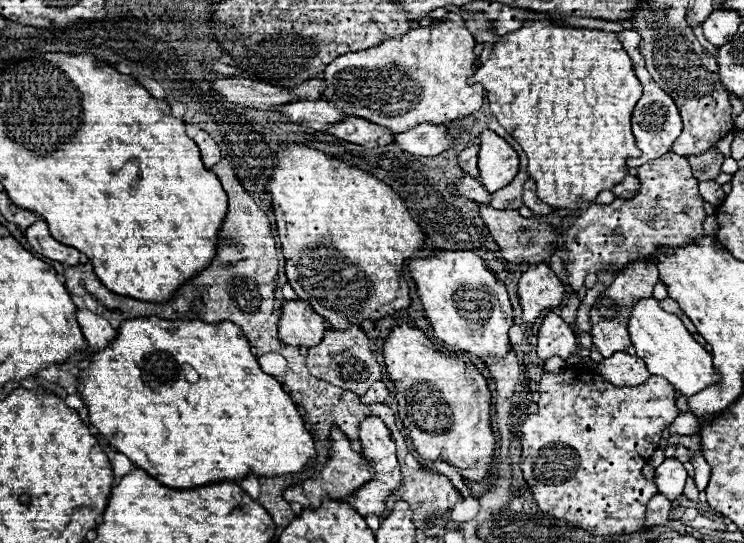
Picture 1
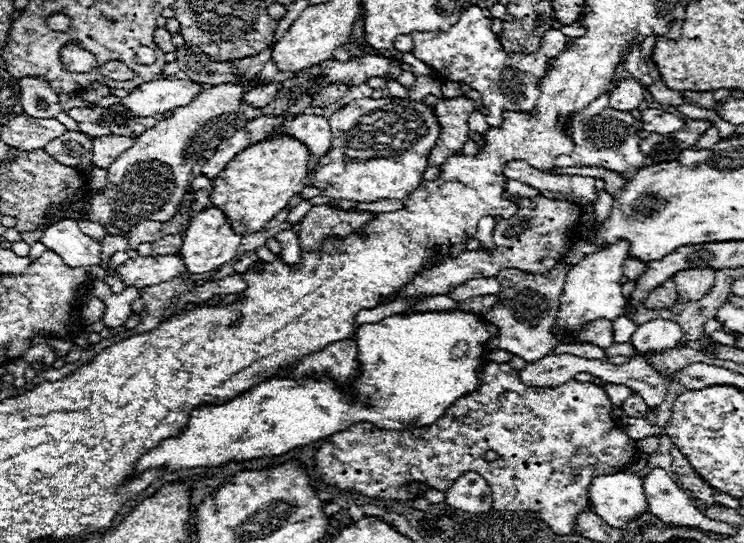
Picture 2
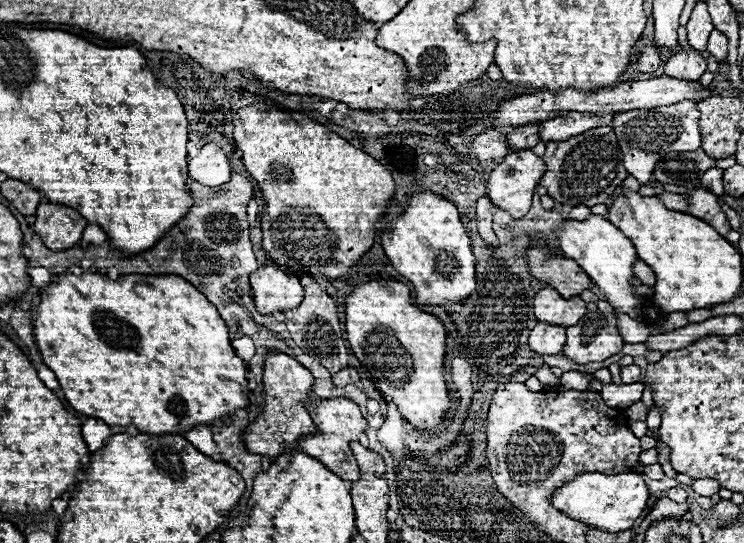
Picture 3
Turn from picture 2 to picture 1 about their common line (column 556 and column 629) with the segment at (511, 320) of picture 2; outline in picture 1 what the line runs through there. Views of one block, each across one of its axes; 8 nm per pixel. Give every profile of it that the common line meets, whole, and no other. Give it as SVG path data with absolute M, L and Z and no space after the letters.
M636 260L628 264L622 274L596 298L592 310L590 310L590 322L592 322L592 342L594 348L604 356L612 356L614 352L624 352L630 346L630 336L628 336L628 316L632 310L632 302L638 298L648 298L654 292L654 286L658 284L658 270L652 266L648 260Z

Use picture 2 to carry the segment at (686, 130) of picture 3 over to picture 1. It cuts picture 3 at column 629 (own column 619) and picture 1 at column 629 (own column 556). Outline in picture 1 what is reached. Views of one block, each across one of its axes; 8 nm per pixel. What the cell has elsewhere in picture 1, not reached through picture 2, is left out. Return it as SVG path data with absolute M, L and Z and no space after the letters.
M624 30L624 32L618 32L618 38L624 44L624 50L630 54L634 70L636 70L636 76L644 86L644 94L638 100L638 104L634 108L634 116L632 116L632 132L634 132L634 138L636 138L636 146L642 150L642 156L640 158L628 158L628 162L626 162L628 166L638 168L640 164L644 164L648 160L660 158L662 154L670 152L672 144L676 142L676 138L682 132L682 118L680 118L680 110L676 106L676 102L664 90L658 88L658 84L652 80L652 76L646 70L644 58L640 54L640 34L634 32L634 30Z

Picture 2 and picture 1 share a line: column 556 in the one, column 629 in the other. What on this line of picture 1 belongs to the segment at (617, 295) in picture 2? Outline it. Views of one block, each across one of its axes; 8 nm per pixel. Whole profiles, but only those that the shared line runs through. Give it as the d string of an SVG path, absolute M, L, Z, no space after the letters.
M640 298L636 300L630 310L628 320L628 332L630 340L636 348L636 356L642 358L650 370L650 374L664 376L682 396L690 398L692 394L698 394L700 390L716 384L720 380L718 372L712 366L710 354L692 338L692 334L686 330L682 320L676 314L664 312L654 298Z

